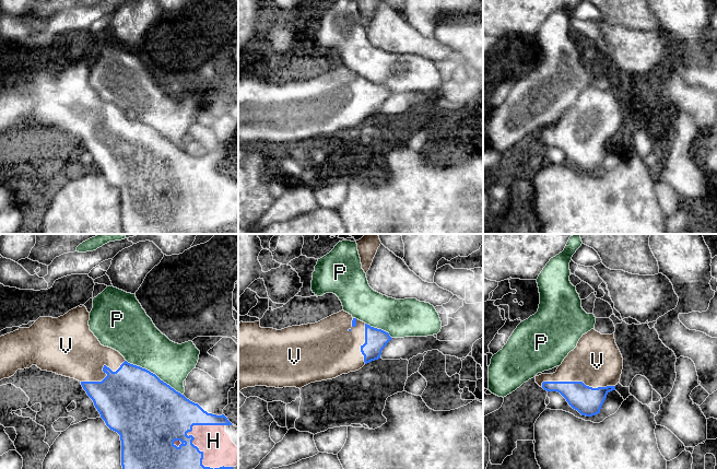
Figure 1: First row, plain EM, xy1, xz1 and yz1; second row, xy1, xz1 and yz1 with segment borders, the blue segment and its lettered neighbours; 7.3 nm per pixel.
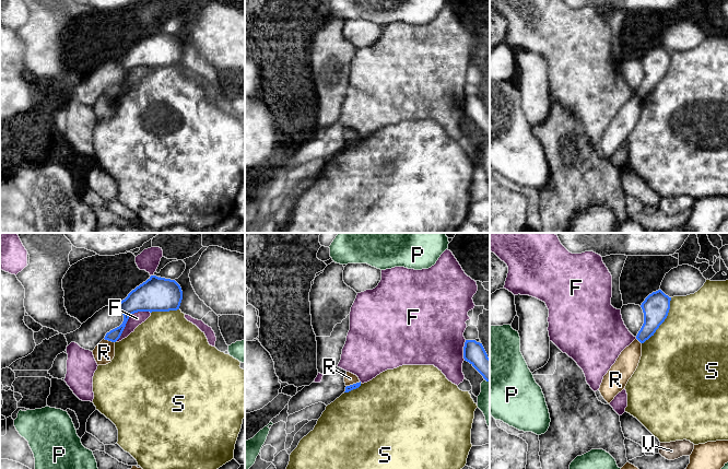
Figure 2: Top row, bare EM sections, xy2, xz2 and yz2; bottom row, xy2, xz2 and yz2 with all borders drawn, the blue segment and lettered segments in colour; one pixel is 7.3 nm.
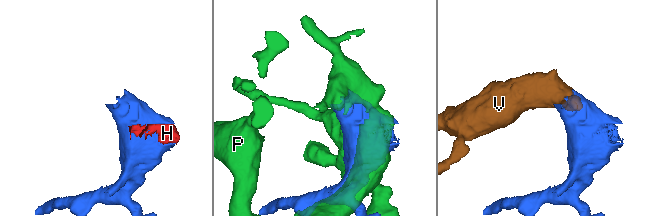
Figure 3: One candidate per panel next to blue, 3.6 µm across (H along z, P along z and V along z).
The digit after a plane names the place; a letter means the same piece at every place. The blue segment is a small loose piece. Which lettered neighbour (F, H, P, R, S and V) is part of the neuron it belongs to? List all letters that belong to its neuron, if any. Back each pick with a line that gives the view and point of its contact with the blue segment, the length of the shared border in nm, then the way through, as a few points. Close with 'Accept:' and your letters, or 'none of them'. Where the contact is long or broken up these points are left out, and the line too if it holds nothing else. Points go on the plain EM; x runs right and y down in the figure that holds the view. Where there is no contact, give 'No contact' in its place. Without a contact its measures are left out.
H: Touches blue at xy1 (202, 212). Shared border 440 nm
V: Touches blue at yz1 (578, 137). Shared border 550 nm
Accept: H, V

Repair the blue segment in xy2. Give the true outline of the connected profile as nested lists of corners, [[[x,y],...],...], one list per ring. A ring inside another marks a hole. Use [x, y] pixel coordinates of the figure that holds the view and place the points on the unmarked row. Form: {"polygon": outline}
{"polygon": [[[151,31],[132,45],[116,62],[122,68],[122,79],[106,89],[105,95],[116,97],[129,74],[138,67],[169,67],[179,65],[183,55],[180,40],[171,34]]]}

